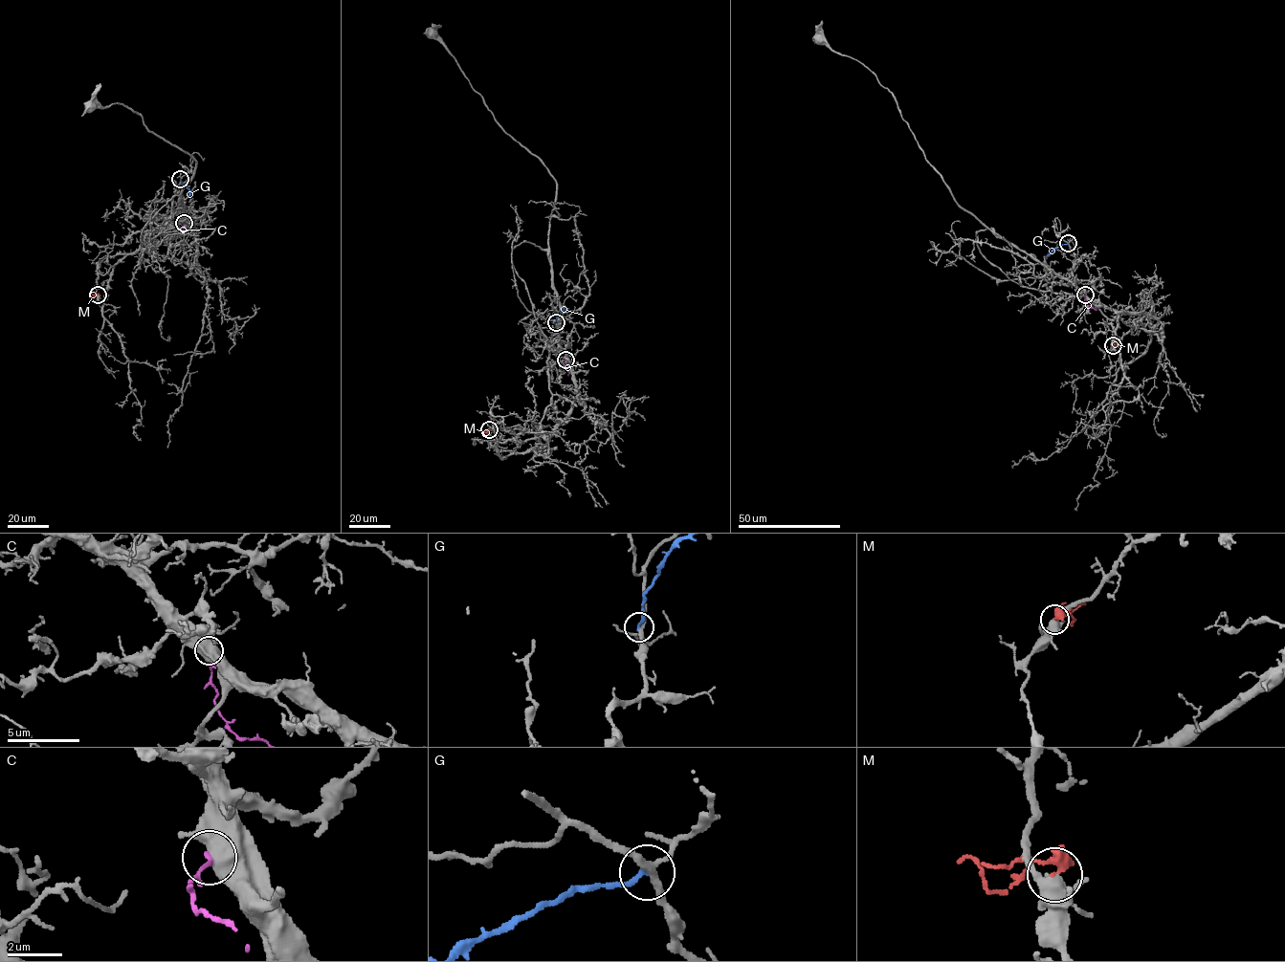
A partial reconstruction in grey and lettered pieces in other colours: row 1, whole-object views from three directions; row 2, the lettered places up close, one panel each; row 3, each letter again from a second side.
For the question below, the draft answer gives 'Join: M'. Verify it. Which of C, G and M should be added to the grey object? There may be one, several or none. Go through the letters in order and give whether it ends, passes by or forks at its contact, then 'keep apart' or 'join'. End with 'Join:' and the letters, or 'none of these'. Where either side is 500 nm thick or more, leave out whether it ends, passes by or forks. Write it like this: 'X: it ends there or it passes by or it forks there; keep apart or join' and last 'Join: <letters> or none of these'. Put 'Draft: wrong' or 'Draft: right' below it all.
C: keep apart
G: it ends there; keep apart
M: it ends there; keep apart
Join: none of these
Draft: wrong

